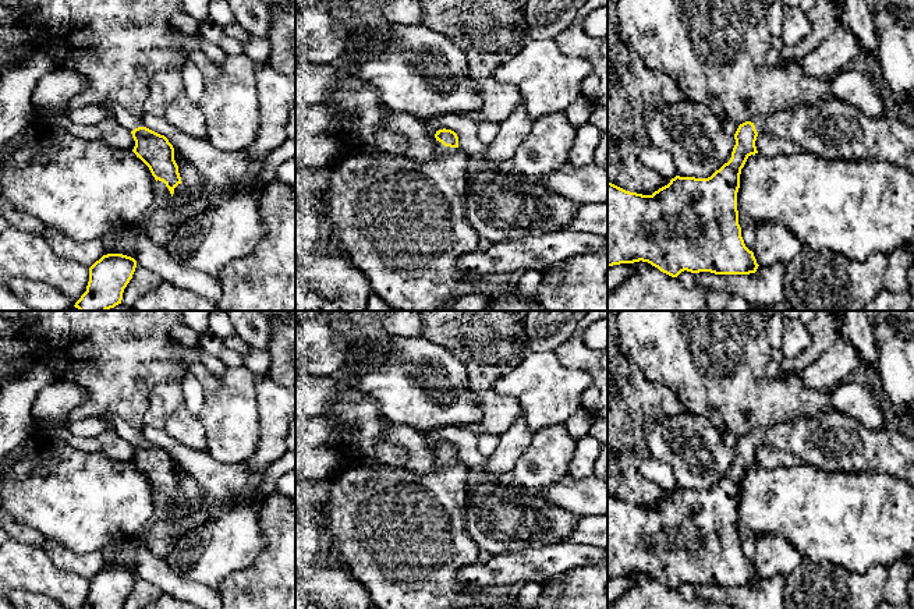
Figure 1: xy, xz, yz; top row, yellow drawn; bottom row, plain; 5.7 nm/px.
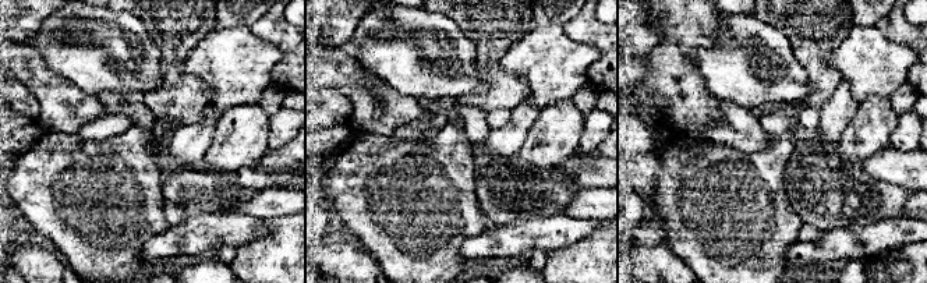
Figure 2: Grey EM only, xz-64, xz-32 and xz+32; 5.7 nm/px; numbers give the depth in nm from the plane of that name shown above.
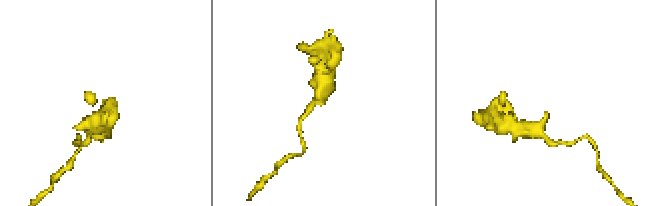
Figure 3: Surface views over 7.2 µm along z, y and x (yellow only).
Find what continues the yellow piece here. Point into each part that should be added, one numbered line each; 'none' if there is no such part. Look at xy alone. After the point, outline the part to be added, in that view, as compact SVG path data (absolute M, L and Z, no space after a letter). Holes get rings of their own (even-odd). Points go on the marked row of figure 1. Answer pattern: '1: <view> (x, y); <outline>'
1: xy (127, 120); M102 103L102 106L113 116L116 123L128 131L134 131L138 127L145 127L142 117L137 117L117 105Z

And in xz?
1: xz (403, 225); M436 141L433 159L421 163L410 157L372 149L357 149L332 166L330 183L316 203L318 210L332 226L332 236L346 251L350 262L396 311L446 311L463 273L456 261L474 251L479 234L468 220L465 183L475 167L475 159L458 148Z

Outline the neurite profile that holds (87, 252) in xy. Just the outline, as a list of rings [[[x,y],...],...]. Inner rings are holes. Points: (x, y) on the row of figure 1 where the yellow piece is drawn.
[[[47,230],[45,238],[57,256],[71,259],[91,268],[103,256],[104,245],[100,238],[91,241],[77,241],[59,230]]]

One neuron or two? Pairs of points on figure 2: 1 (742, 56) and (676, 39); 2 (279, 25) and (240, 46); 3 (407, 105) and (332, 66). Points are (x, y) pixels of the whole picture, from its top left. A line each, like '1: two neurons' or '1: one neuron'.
1: two neurons
2: two neurons
3: one neuron

